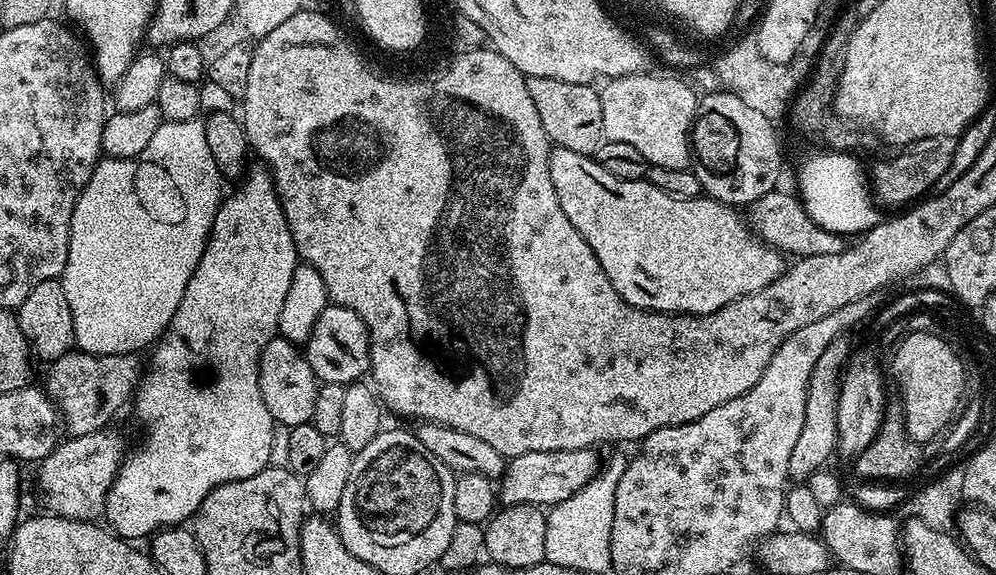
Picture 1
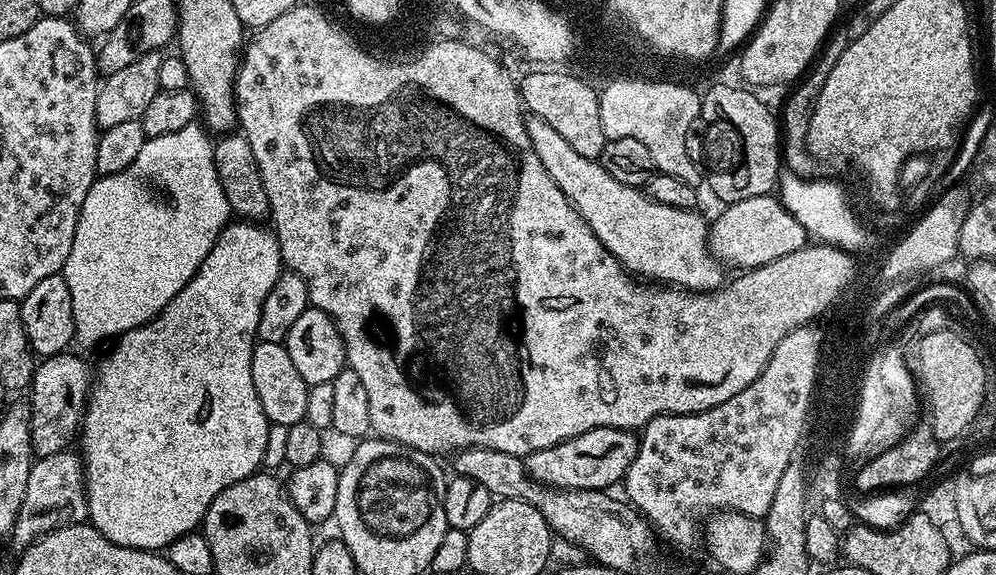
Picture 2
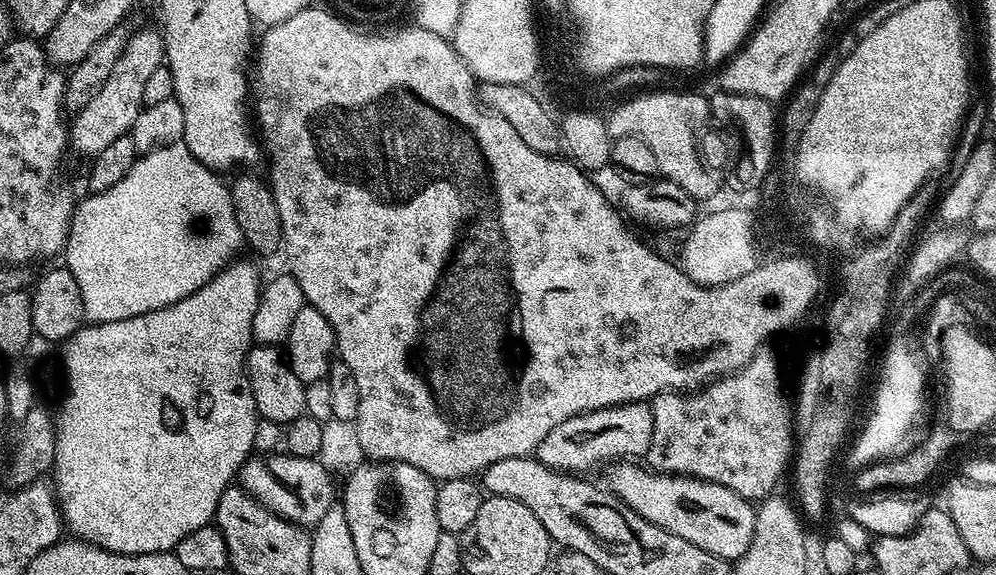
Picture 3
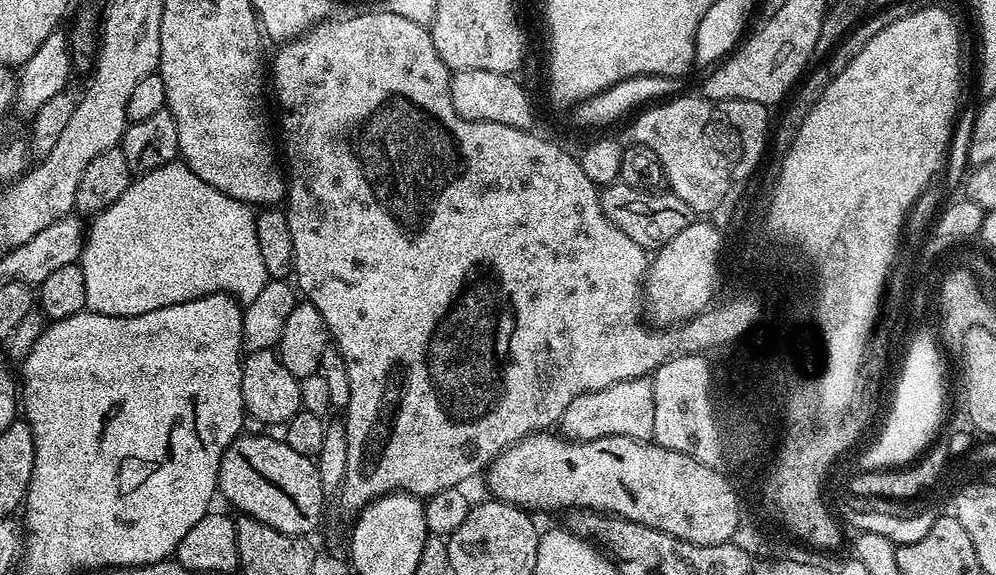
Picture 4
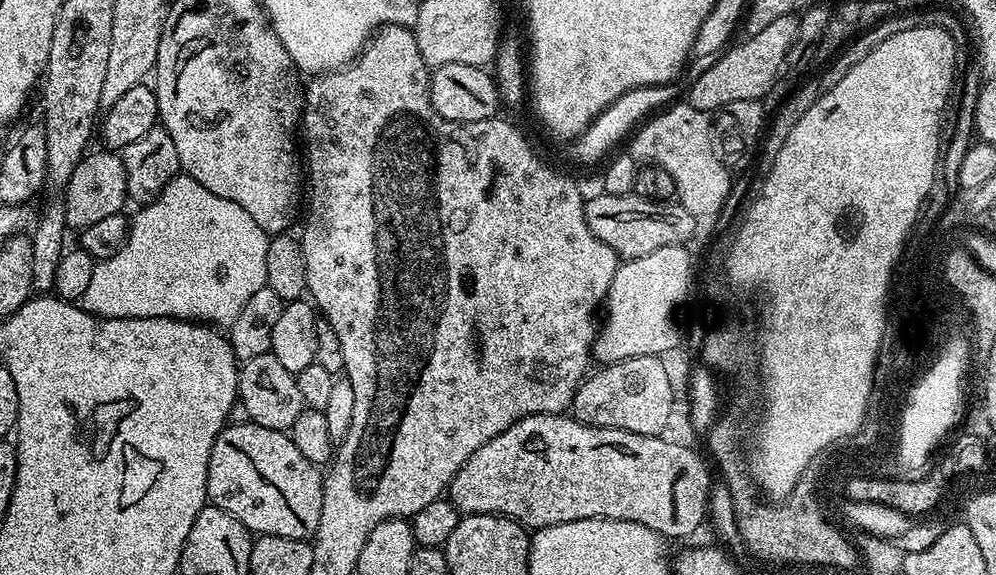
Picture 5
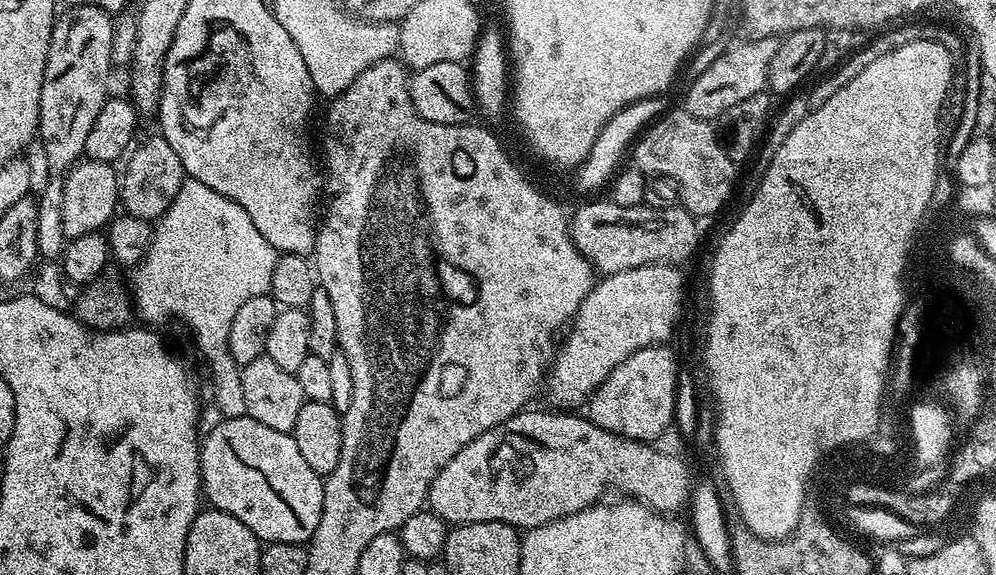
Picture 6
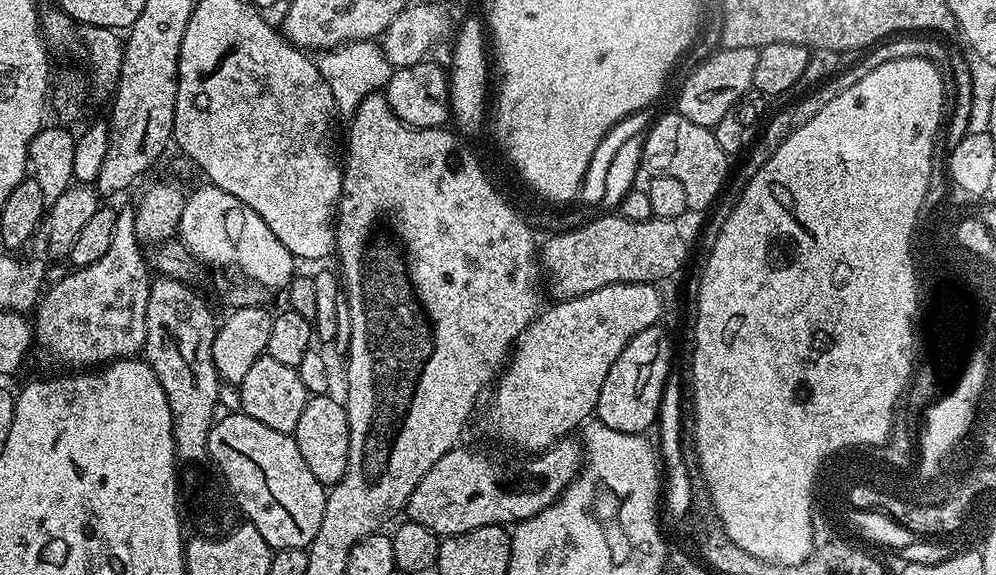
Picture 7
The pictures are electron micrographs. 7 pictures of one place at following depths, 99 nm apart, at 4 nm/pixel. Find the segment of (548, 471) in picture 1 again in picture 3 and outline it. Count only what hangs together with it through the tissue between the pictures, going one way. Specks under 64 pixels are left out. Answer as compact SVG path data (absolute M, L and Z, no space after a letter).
M644 402L619 404L613 408L578 414L562 422L562 426L554 426L554 430L550 430L550 434L546 434L546 438L542 438L536 447L534 456L555 472L588 474L603 460L624 462L629 458L647 457L653 438L654 414L651 407Z

